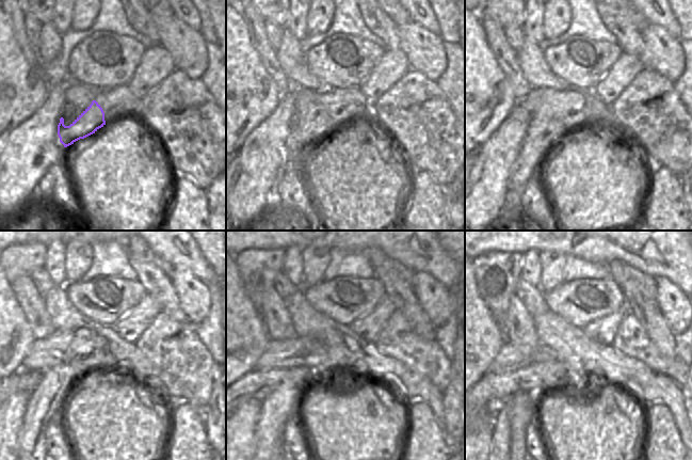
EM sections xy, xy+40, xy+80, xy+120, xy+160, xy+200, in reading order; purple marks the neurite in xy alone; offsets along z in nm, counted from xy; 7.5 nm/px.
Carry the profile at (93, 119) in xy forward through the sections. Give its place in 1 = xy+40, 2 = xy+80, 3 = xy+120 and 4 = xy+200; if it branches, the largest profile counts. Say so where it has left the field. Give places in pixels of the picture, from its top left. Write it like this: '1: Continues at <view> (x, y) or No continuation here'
1: Continues at xy+40 (304, 133)
2: Continues at xy+80 (542, 135)
3: Continues at xy+120 (44, 406)
4: Continues at xy+200 (500, 443).

